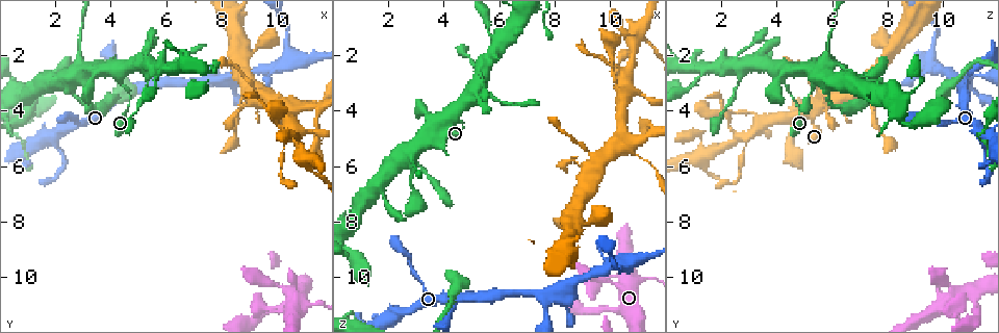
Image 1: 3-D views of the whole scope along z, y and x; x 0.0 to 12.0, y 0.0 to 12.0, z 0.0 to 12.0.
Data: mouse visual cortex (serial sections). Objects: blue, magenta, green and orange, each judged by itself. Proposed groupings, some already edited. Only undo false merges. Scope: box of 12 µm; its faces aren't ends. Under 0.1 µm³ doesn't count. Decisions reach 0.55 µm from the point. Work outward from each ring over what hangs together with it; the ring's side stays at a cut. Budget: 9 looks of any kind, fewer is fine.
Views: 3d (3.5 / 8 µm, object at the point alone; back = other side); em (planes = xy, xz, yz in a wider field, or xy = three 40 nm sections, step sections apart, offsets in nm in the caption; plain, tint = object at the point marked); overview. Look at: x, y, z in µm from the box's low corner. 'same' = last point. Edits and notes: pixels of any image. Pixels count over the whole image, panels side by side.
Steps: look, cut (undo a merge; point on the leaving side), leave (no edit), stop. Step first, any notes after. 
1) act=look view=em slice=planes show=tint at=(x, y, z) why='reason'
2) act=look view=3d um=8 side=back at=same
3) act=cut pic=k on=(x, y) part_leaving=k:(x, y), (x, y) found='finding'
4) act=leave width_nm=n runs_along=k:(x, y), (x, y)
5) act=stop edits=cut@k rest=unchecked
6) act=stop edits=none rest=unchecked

act=look view=3d um=3.5 side=back at=(7.4, 2.9, 10.6) why='three arms meet'

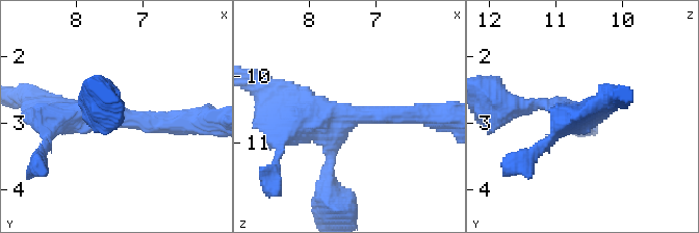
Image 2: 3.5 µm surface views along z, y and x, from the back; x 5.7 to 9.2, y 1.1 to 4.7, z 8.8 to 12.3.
act=leave runs_along=2:(185, 123), (67, 117), (45, 103) found='one cell here'

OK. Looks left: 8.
act=look view=3d um=8 side=back at=(10.3, 3.9, 5.0) why='thin arm on a thick one'

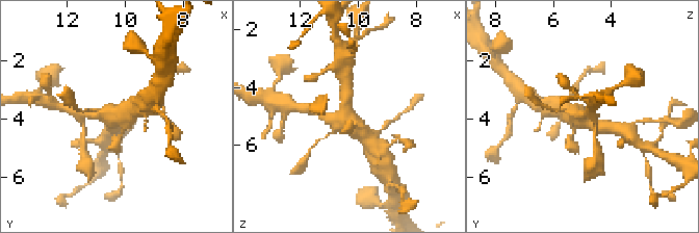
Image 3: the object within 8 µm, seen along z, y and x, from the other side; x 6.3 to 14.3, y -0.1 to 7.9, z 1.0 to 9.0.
act=look view=em slice=xy step=1 show=tint at=(10.4, 4.0, 5.1)

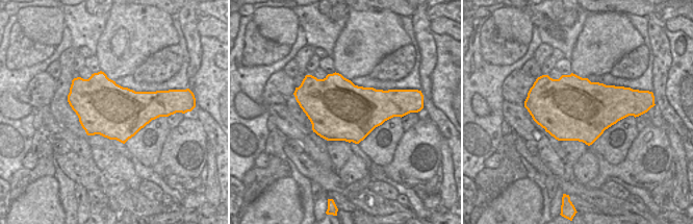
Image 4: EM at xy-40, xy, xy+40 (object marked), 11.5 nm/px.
act=leave runs_along=3:(571, 136), (572, 118), (607, 128) found='all the same cell'

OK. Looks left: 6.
act=look view=3d um=8 at=(10.5, 2.1, 9.5) why='three-way junction'

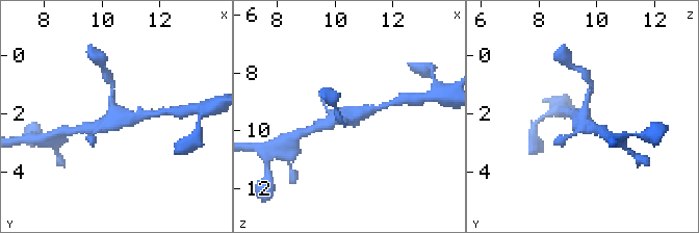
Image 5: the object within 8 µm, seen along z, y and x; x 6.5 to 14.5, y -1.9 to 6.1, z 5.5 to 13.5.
act=look view=3d um=3.5 at=(10.5, 2.1, 9.6)

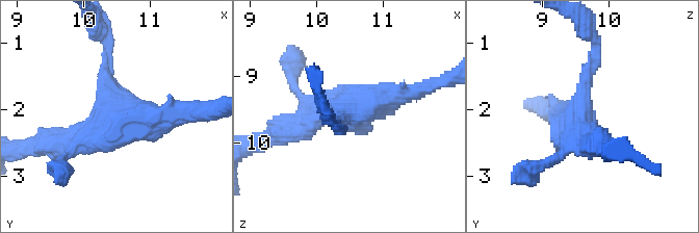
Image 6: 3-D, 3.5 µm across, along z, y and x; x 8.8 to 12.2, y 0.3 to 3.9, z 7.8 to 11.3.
act=look view=em slice=xy step=1 show=tint at=(10.40, 2.20, 9.55)

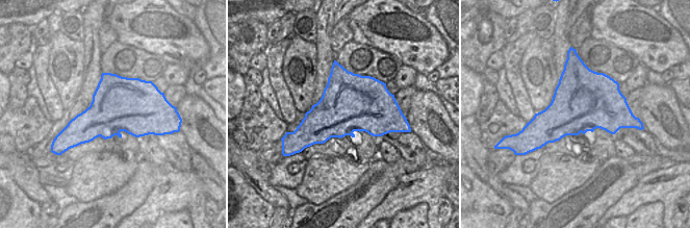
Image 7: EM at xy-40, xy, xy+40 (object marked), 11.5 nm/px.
act=leave runs_along=6:(281, 131), (409, 94) found='continuous, no second cell'

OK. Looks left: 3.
act=look view=3d um=3.5 at=(2.8, 2.4, 5.7) why='narrows sharply'

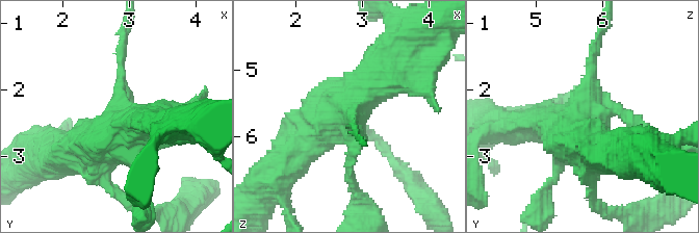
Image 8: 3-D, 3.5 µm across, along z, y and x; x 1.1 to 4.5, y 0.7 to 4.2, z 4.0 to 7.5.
act=look view=em slice=xy step=1 show=tint at=(2.90, 2.40, 5.80)

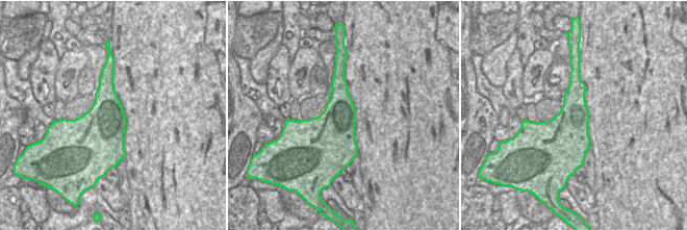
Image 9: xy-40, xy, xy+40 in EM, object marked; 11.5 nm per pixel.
act=leave width_nm=550 runs_along=8:(397, 71), (368, 86), (292, 153) found='one cell here'

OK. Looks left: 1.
act=stop edits=none rest=unchecked

